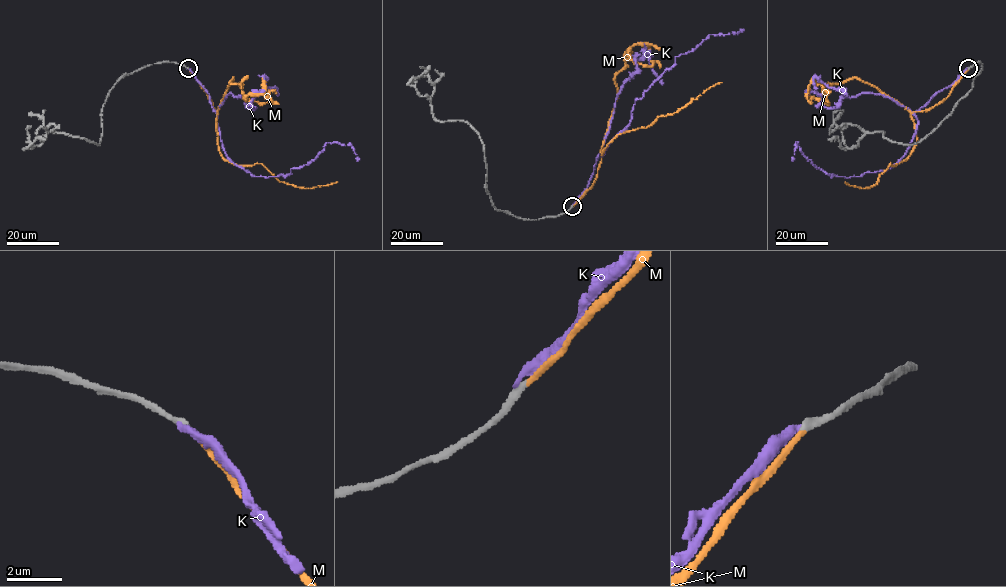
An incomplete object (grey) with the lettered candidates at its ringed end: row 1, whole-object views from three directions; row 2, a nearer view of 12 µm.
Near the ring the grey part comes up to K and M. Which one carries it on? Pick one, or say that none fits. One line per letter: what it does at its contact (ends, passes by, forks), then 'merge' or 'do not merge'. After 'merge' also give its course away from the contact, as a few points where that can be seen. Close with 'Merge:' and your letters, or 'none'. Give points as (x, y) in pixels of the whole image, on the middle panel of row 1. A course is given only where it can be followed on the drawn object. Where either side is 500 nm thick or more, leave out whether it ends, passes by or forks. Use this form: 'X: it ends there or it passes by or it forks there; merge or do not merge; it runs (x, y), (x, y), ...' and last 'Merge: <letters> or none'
K: it ends there; do not merge
M: it ends there; merge; it runs (572, 206), (592, 185), (601, 149), (602, 154), (619, 134), (649, 126), (659, 116), (673, 114), (721, 83)
Merge: M

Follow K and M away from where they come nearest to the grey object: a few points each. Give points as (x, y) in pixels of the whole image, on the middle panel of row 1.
K: (571, 206), (597, 156), (676, 56), (709, 35), (743, 29)
M: (572, 206), (592, 185), (601, 149), (602, 154), (619, 134), (649, 126), (659, 116), (673, 114), (721, 83)

